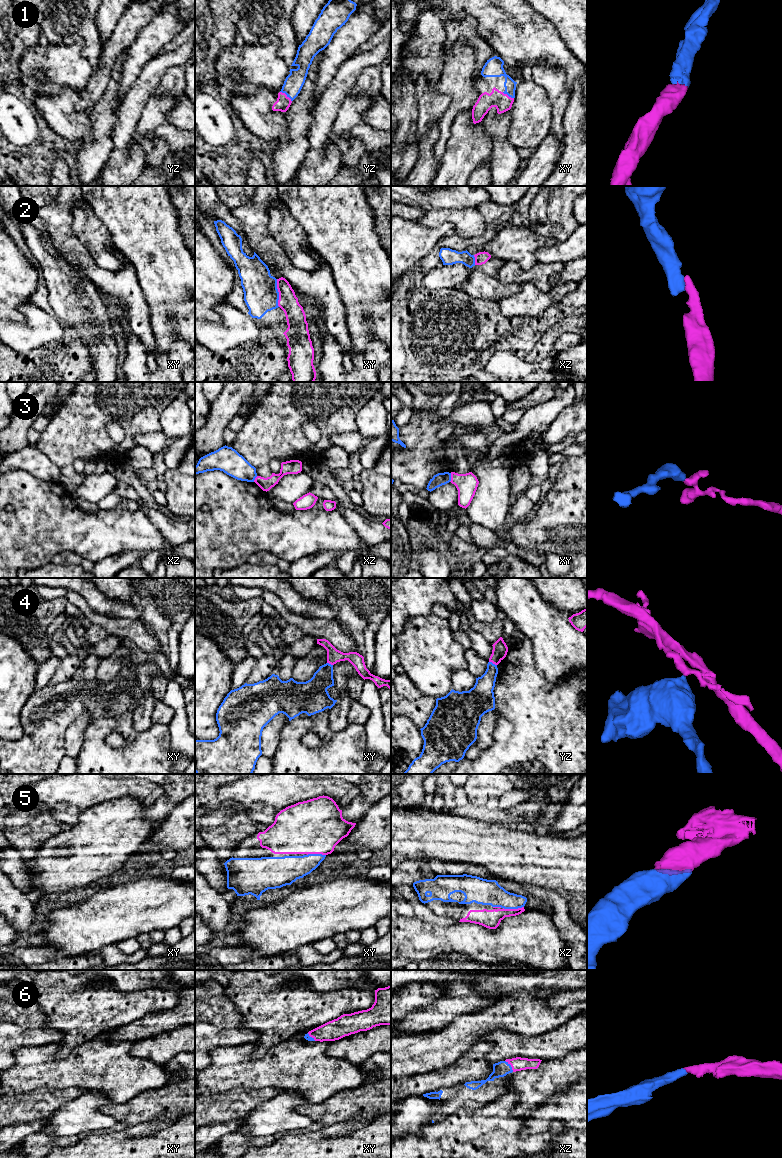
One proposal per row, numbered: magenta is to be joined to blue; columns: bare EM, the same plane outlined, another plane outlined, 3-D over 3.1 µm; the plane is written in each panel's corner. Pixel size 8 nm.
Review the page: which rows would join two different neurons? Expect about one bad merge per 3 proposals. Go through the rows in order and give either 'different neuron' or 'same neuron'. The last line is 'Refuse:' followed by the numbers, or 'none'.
1: same neuron
2: same neuron
3: different neuron
4: different neuron
5: same neuron
6: same neuron
Refuse: 3, 4

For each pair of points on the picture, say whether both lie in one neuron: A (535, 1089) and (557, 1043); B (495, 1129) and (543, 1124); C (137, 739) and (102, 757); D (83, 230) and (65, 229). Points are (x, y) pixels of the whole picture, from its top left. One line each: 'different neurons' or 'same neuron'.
A: different neurons
B: different neurons
C: same neuron
D: different neurons

